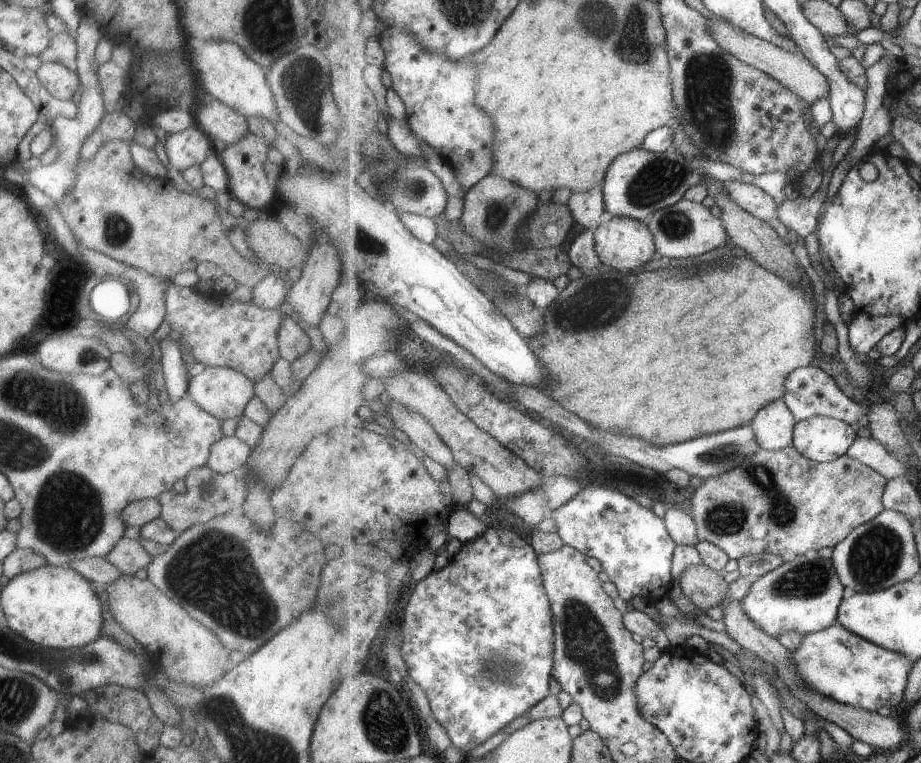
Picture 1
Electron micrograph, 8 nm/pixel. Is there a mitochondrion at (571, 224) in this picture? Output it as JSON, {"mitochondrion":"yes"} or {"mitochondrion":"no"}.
{"mitochondrion":"no"}

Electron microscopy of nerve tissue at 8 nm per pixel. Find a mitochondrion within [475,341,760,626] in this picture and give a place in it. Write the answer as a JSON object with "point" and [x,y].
{"point":[725,452]}

